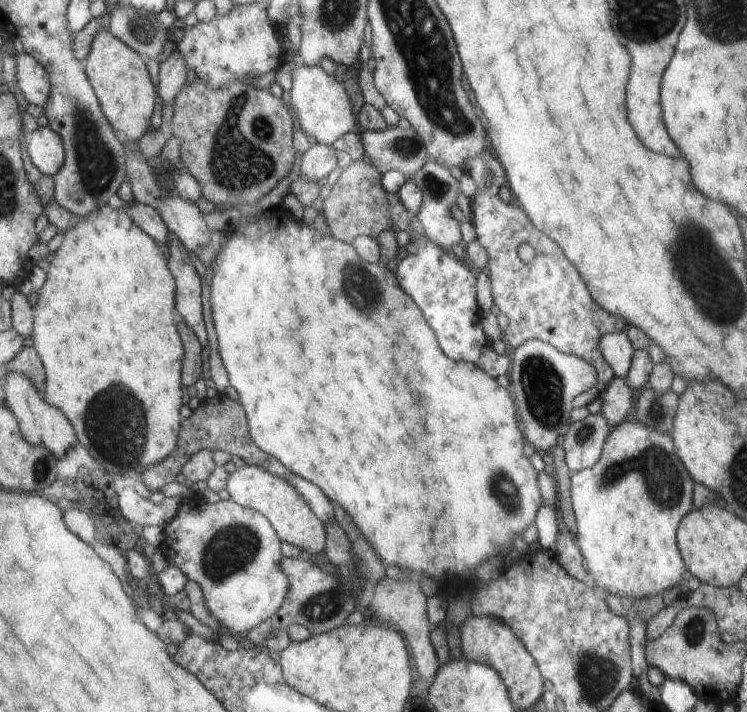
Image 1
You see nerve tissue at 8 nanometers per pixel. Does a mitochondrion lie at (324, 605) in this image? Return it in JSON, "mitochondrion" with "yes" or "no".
{"mitochondrion":"yes"}

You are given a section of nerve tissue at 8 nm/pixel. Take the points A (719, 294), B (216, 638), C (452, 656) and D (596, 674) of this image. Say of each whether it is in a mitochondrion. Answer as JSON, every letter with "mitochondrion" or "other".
{"A":"mitochondrion","B":"other","C":"other","D":"mitochondrion"}

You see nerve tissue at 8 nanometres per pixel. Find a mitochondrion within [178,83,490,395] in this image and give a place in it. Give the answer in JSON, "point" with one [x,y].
{"point":[239,161]}

